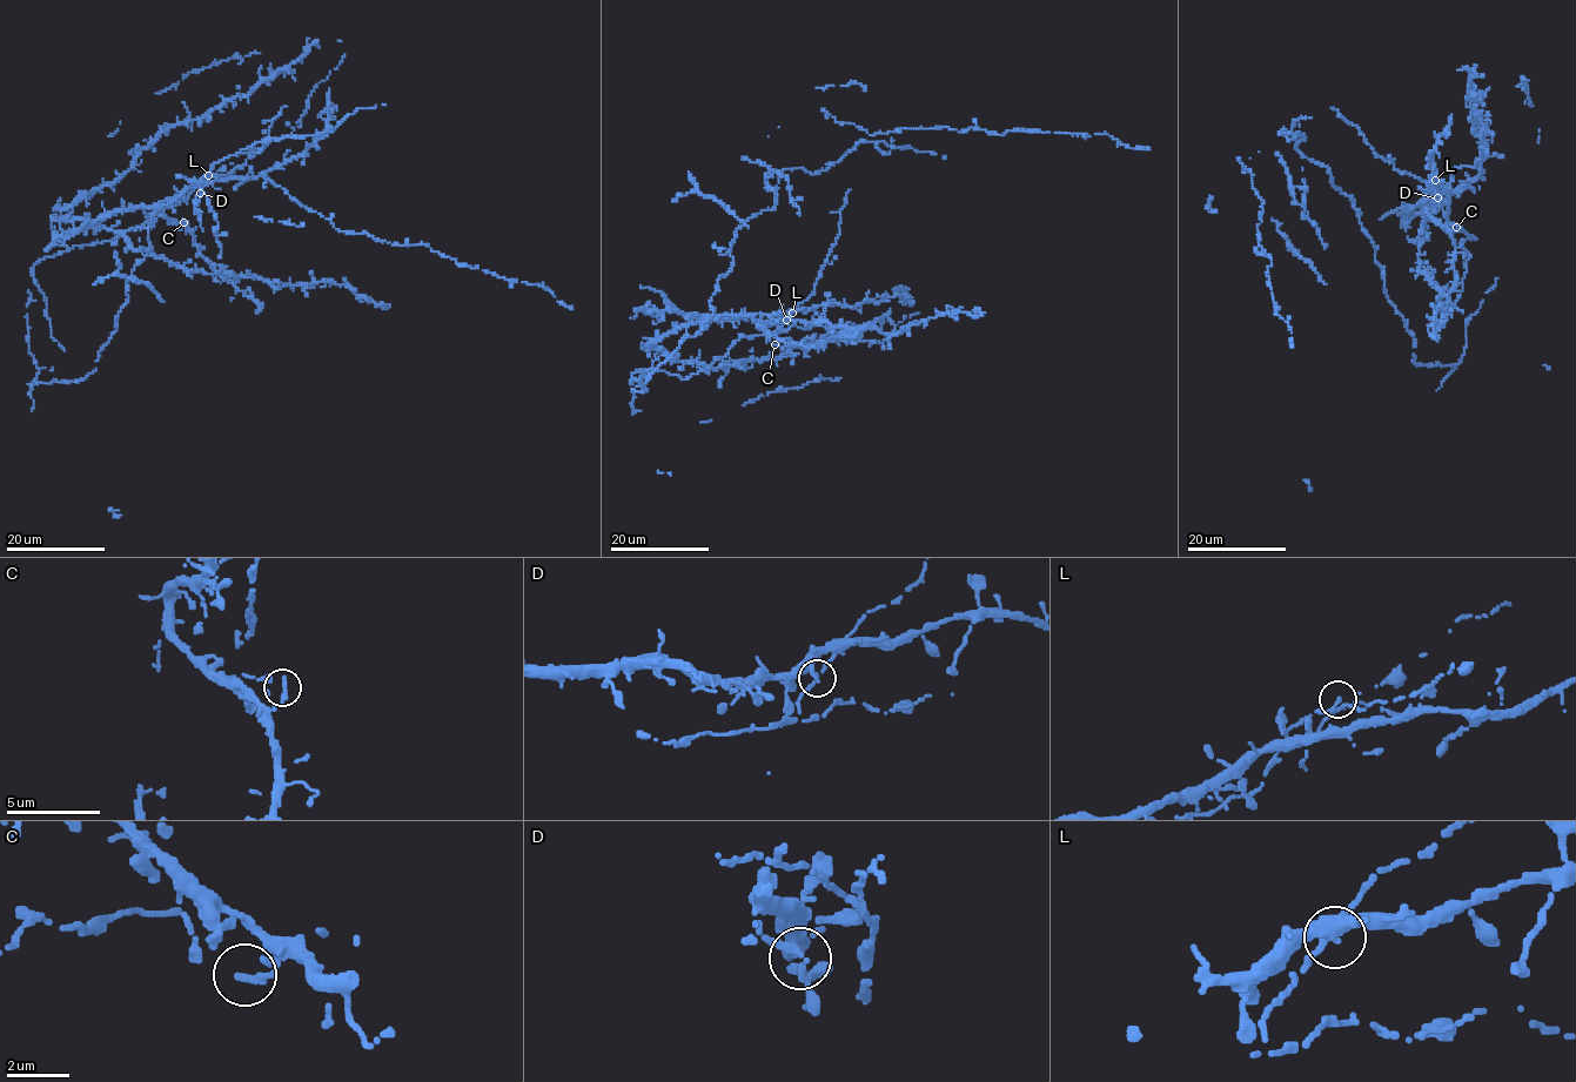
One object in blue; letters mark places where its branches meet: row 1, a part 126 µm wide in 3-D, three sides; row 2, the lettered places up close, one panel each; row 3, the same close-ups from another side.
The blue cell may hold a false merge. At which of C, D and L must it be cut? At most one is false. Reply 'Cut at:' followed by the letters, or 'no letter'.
Cut at: L

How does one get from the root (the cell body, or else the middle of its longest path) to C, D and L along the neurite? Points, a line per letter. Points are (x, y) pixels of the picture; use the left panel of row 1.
C: (127, 242), (116, 233), (94, 224), (111, 213), (136, 208), (154, 208), (188, 227), (183, 222)
D: (127, 242), (116, 233), (94, 224), (111, 213), (160, 205), (189, 188), (200, 186), (200, 193)
L: (127, 242), (116, 233), (94, 224), (118, 210), (149, 207), (179, 196), (209, 175)

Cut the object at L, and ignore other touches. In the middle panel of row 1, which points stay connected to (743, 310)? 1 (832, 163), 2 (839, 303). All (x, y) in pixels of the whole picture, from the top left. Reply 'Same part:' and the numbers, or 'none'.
Same part: 1, 2

